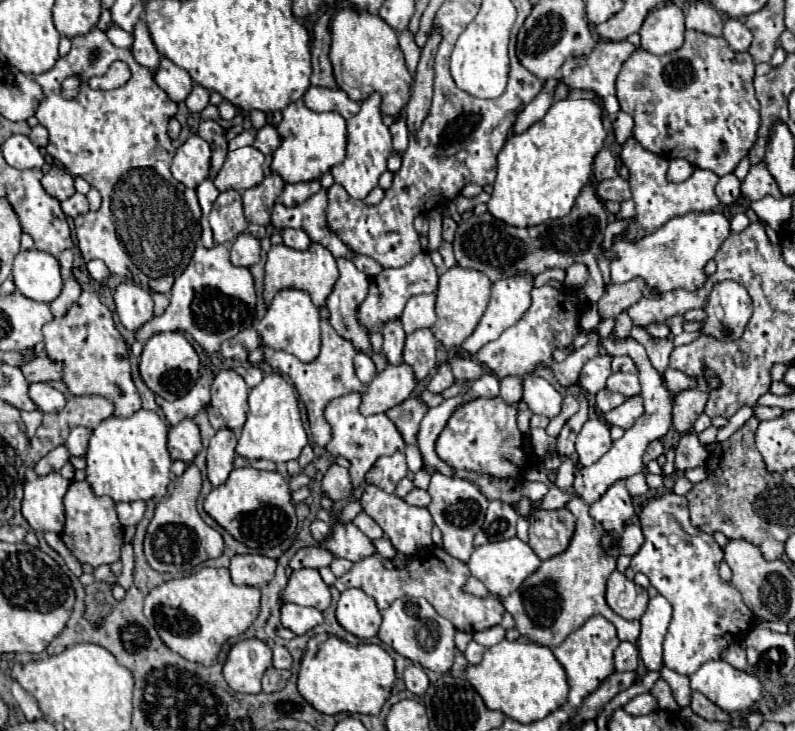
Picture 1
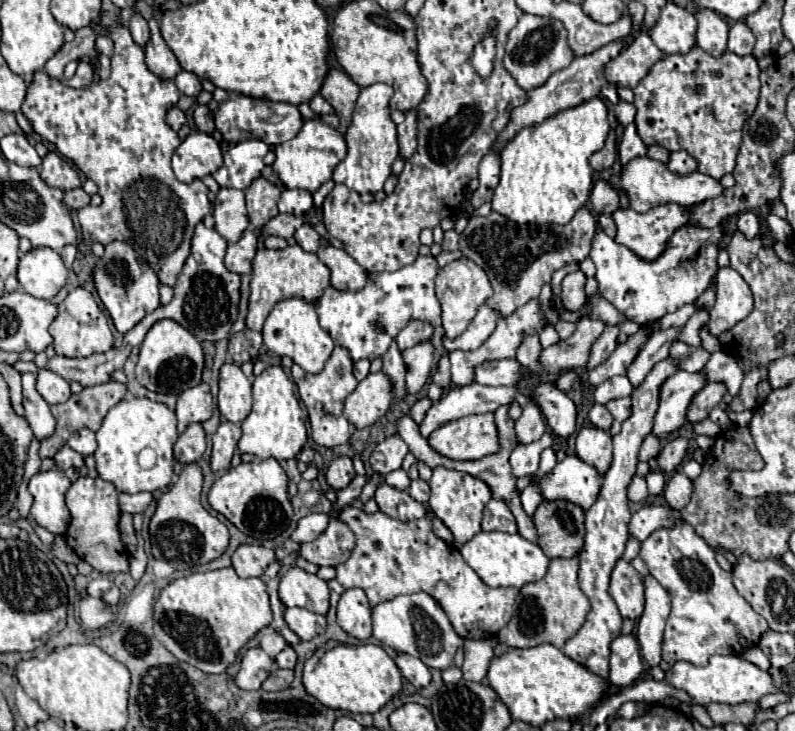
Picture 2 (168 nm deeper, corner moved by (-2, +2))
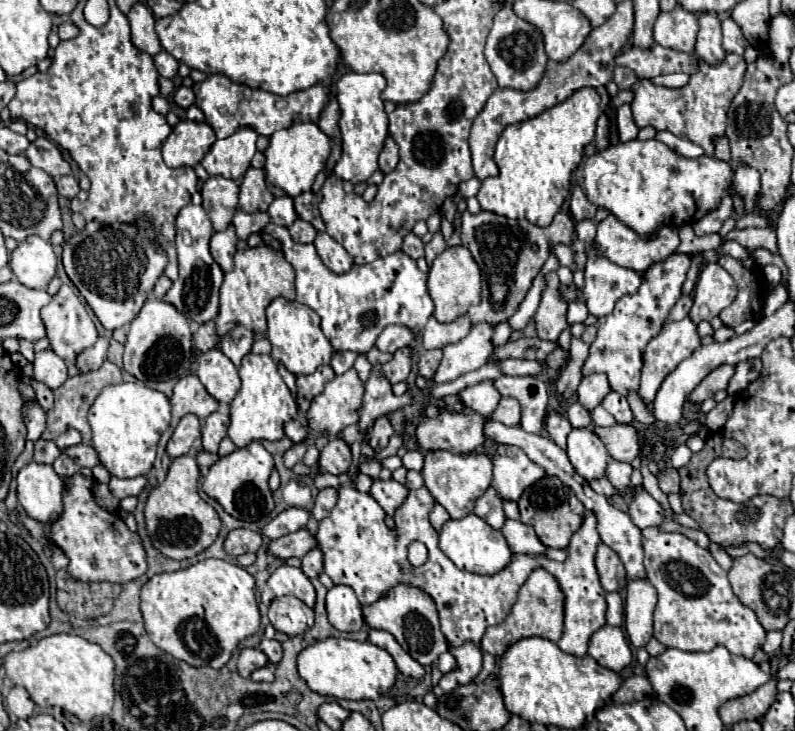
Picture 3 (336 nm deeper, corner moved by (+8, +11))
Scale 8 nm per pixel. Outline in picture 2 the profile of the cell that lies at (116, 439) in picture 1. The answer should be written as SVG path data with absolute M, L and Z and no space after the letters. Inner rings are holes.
M125 398L119 404L115 404L107 416L103 418L101 428L97 434L97 450L93 454L95 468L99 472L99 478L105 482L111 482L117 492L137 494L137 492L155 492L163 490L171 484L173 478L173 444L177 440L177 418L175 412L171 412L165 404L153 402L149 398Z

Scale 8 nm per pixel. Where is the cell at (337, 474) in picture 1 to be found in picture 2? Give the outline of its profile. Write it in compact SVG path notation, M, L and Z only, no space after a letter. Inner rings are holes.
M341 456L329 464L325 476L327 476L327 484L339 492L339 490L347 488L349 482L355 478L355 470L353 470L351 460L347 456Z

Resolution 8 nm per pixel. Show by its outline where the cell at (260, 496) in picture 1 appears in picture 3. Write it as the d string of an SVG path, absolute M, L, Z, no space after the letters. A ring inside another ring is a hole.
M253 441L243 449L235 449L233 453L219 457L219 461L211 465L207 477L203 479L203 491L211 499L215 499L229 515L241 521L259 521L267 517L275 507L271 491L267 487L271 471L273 471L271 453L259 441Z

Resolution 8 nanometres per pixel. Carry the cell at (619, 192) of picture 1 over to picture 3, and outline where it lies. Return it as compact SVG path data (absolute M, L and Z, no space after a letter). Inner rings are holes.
M573 187L571 191L571 201L569 201L569 213L573 221L583 221L583 219L593 219L597 213L597 207L591 205L585 197L585 193L579 187Z

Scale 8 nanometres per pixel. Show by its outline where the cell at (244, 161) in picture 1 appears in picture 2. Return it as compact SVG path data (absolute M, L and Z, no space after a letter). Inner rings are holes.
M255 138L243 140L223 154L223 166L213 174L213 178L221 188L245 190L255 178L261 176L267 152L269 146L265 142Z

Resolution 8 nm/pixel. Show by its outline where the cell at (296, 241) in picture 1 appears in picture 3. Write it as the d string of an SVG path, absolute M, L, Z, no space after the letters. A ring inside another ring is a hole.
M297 219L297 221L289 227L289 233L291 233L293 241L297 241L297 243L313 243L313 239L315 239L315 235L317 235L315 227L313 227L311 223L303 221L303 219Z

